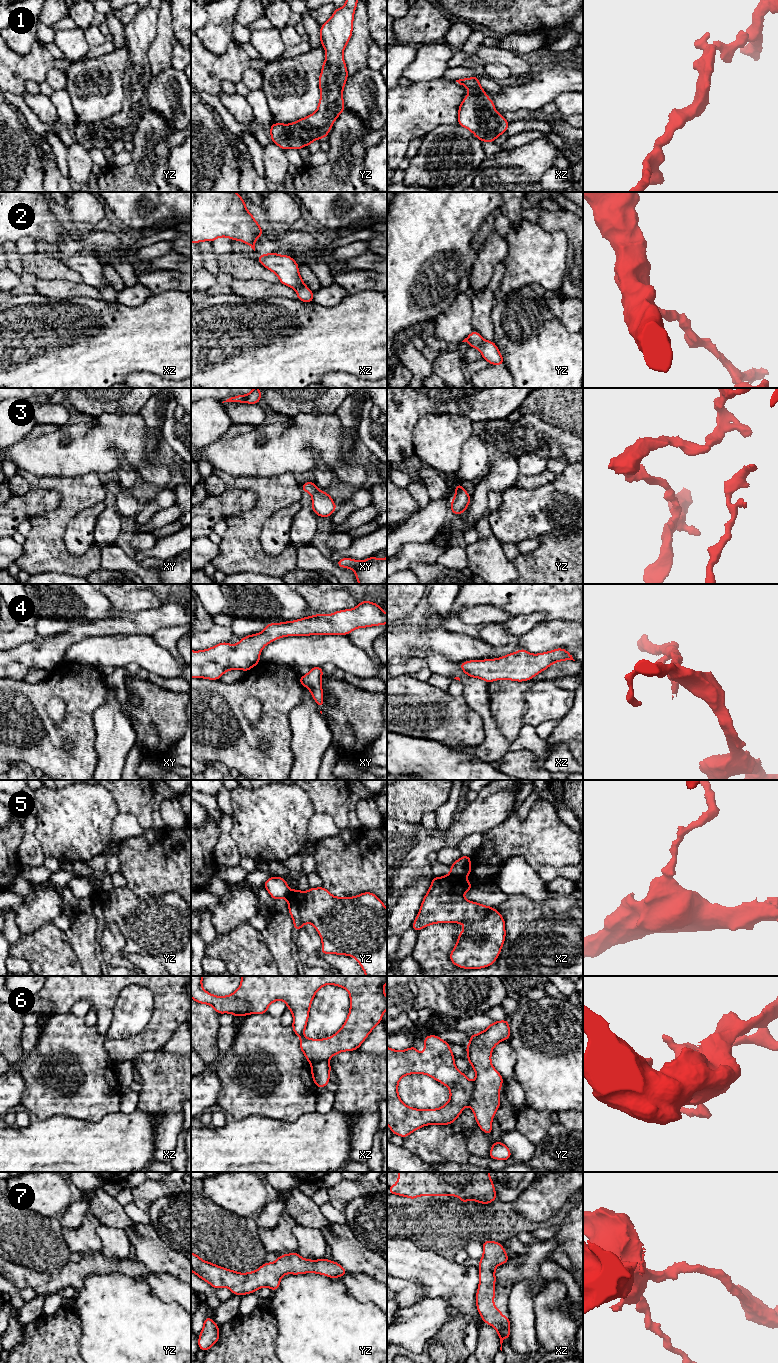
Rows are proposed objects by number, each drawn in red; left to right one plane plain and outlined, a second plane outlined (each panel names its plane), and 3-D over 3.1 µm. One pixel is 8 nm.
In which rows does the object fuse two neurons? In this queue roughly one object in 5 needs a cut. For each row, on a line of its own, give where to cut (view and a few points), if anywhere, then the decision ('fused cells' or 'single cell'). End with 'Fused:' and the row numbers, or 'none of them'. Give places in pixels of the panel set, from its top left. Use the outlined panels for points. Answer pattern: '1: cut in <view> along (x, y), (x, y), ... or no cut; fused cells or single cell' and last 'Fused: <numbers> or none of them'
1: no cut; single cell
2: no cut; single cell
3: no cut; single cell
4: no cut; single cell
5: cut in xz along (450, 873), (464, 877); fused cells
6: cut in yz along (474, 1082), (472, 1100), (468, 1105); fused cells
7: no cut; single cell
Fused: 5, 6

